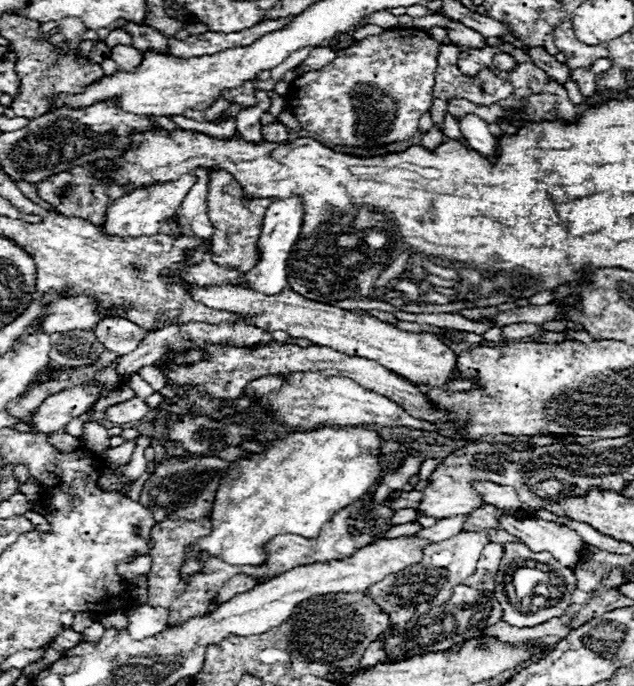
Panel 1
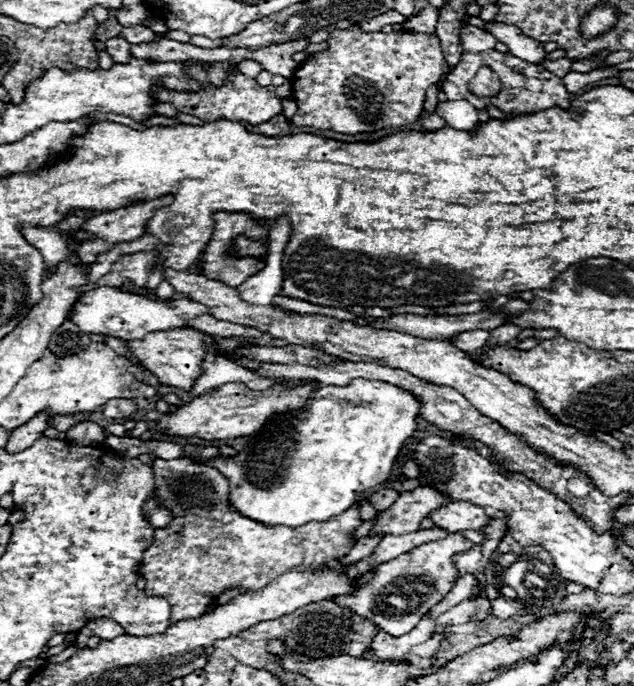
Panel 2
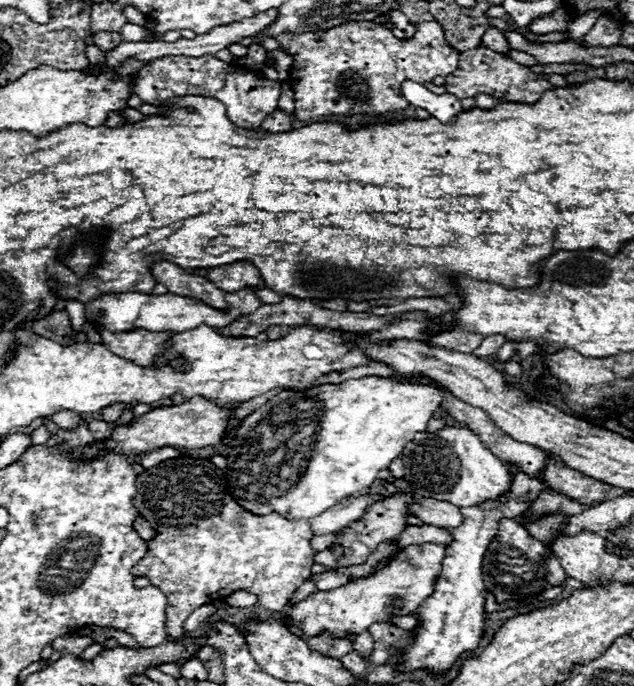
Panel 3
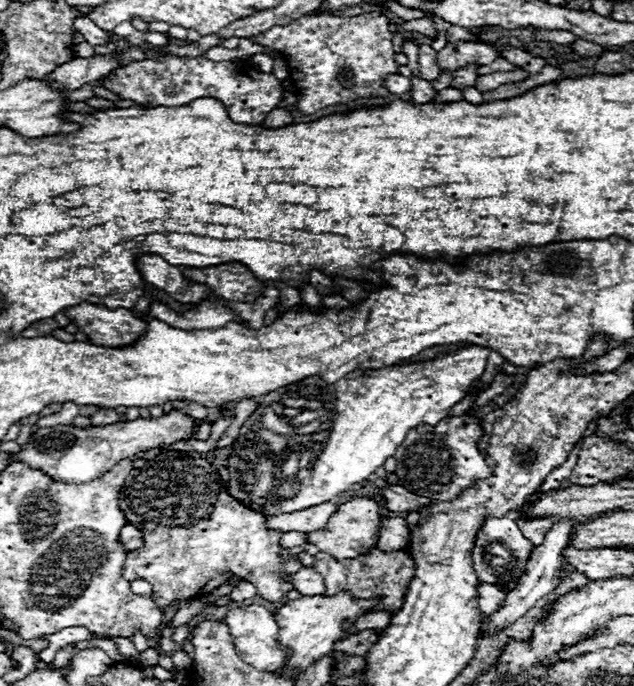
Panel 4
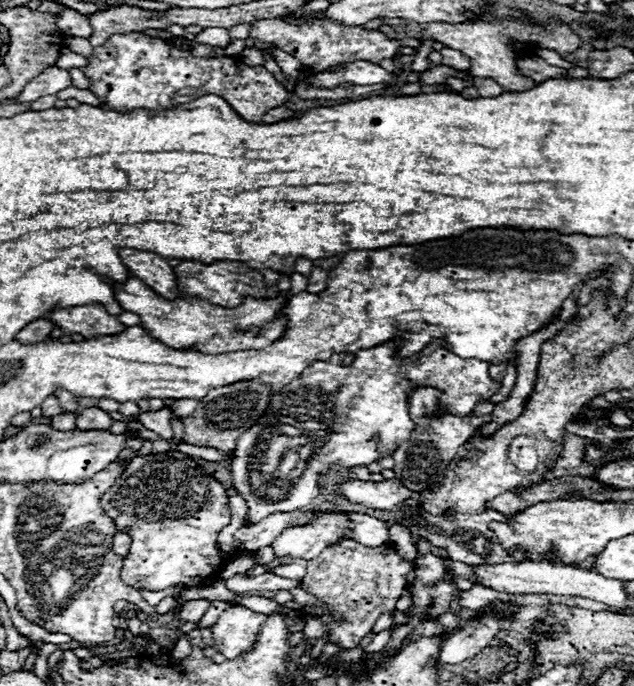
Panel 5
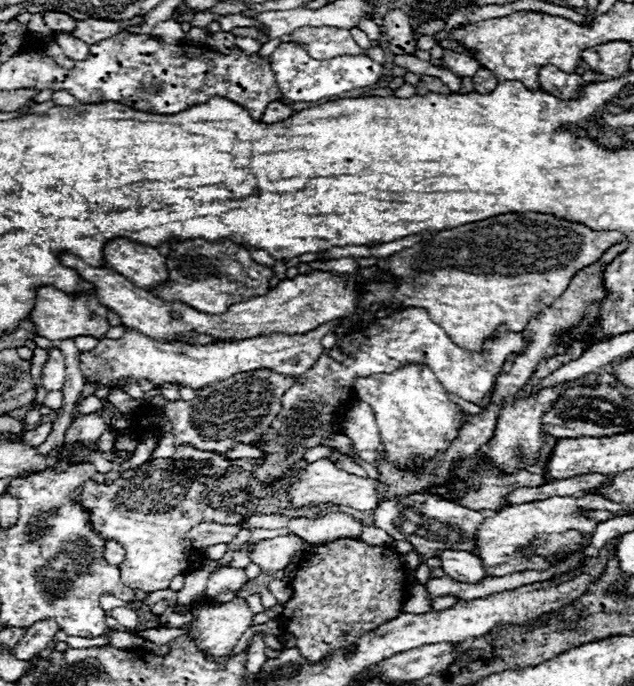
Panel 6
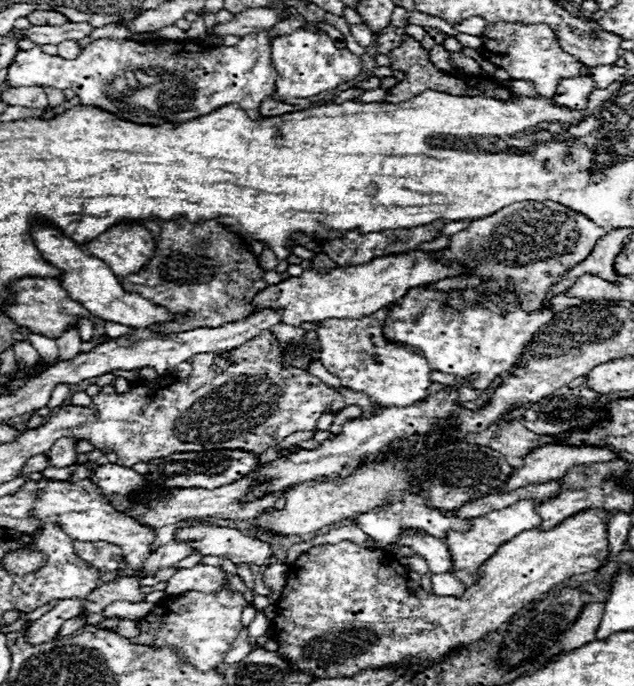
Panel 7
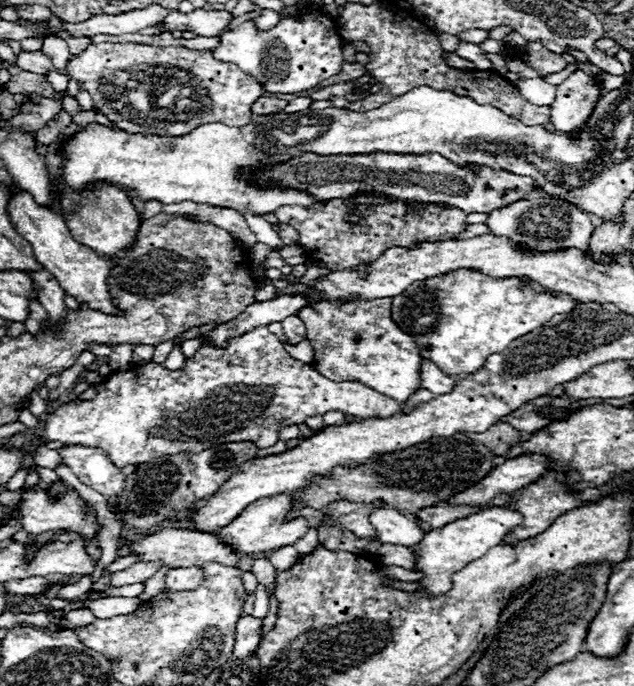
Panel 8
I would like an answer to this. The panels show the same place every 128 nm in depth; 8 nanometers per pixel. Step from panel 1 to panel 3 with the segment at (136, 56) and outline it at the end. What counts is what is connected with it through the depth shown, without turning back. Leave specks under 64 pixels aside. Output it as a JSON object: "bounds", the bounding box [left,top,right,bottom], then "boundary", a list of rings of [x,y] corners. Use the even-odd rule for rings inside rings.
{"bounds":[94,32,122,52],"boundary":[[[94,32],[94,44],[102,50],[102,52],[108,52],[108,50],[114,50],[118,44],[122,44],[122,38],[120,34],[108,34],[108,32]]]}

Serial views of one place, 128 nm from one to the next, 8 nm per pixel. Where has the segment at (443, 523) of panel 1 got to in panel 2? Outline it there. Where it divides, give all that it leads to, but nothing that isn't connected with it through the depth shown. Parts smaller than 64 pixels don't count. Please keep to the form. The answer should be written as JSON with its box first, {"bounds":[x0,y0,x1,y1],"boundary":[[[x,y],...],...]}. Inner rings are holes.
{"bounds":[346,528,448,580],"boundary":[[[440,528],[416,530],[412,534],[402,534],[402,536],[384,536],[380,540],[380,544],[374,548],[374,552],[370,556],[362,558],[360,562],[348,566],[346,574],[348,574],[350,580],[356,578],[356,576],[364,576],[366,572],[374,570],[376,566],[380,566],[380,564],[384,564],[384,562],[388,562],[388,560],[392,560],[392,558],[416,548],[416,546],[422,546],[422,544],[432,542],[432,540],[442,540],[446,536],[448,534],[444,530],[440,530]]]}

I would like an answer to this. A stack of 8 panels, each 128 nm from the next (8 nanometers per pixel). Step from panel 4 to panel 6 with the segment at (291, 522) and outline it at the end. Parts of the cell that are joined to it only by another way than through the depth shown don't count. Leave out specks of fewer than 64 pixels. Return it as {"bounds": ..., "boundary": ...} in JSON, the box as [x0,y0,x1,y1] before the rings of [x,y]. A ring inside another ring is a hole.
{"bounds":[186,524,240,550],"boundary":[[[200,524],[196,528],[192,528],[186,538],[190,540],[190,544],[196,548],[196,550],[204,550],[208,546],[214,546],[214,544],[228,544],[234,540],[234,536],[240,532],[238,526],[224,526],[224,524]]]}

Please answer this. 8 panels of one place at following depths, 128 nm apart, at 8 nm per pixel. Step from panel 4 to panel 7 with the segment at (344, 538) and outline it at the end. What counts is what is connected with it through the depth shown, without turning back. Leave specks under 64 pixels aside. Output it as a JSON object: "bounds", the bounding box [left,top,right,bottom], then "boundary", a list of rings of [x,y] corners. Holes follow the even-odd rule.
{"bounds":[174,526,272,566],"boundary":[[[188,526],[178,528],[174,534],[176,542],[192,542],[194,552],[204,556],[222,556],[234,564],[260,564],[266,566],[272,550],[268,542],[248,536],[240,530],[220,526]]]}

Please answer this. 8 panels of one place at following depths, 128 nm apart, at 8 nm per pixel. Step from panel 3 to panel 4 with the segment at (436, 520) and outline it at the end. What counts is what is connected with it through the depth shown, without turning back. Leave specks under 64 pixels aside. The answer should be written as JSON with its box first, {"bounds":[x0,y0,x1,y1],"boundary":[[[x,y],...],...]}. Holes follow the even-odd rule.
{"bounds":[380,484,428,512],"boundary":[[[390,484],[386,488],[380,488],[380,494],[384,498],[384,508],[390,512],[416,512],[422,506],[428,506],[428,498],[420,498],[408,490],[404,490],[398,484]]]}

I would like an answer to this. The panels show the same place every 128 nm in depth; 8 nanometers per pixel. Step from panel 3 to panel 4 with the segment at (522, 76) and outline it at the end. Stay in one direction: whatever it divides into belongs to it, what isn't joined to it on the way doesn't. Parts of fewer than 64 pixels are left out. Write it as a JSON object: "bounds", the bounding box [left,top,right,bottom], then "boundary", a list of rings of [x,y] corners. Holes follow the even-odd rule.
{"bounds":[452,64,478,90],"boundary":[[[472,64],[472,66],[466,66],[466,68],[460,68],[460,70],[456,70],[454,72],[454,80],[452,80],[452,88],[458,88],[458,90],[464,90],[464,88],[468,88],[468,86],[474,86],[474,82],[476,82],[476,70],[478,68],[478,64]]]}

